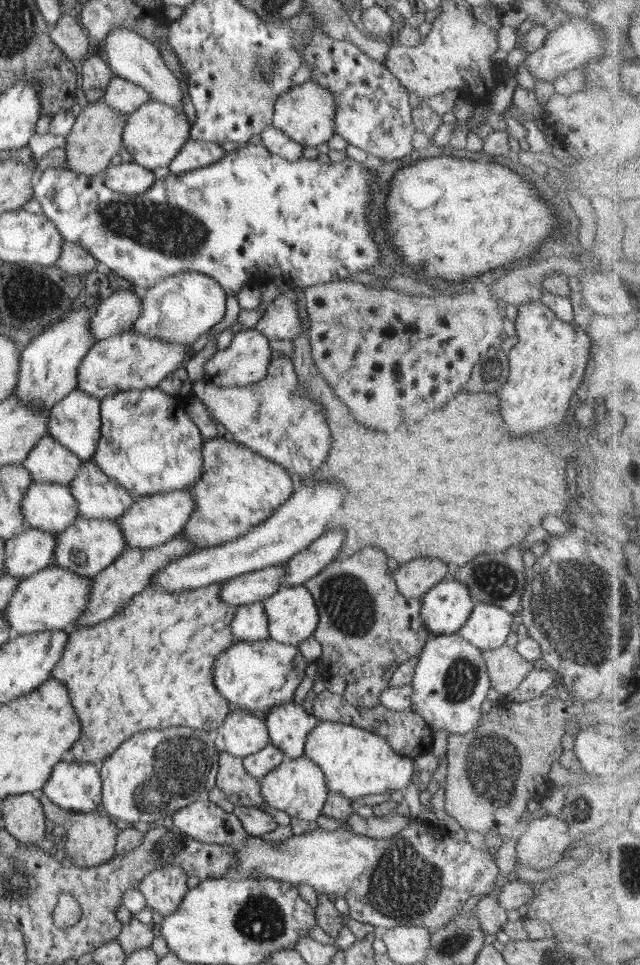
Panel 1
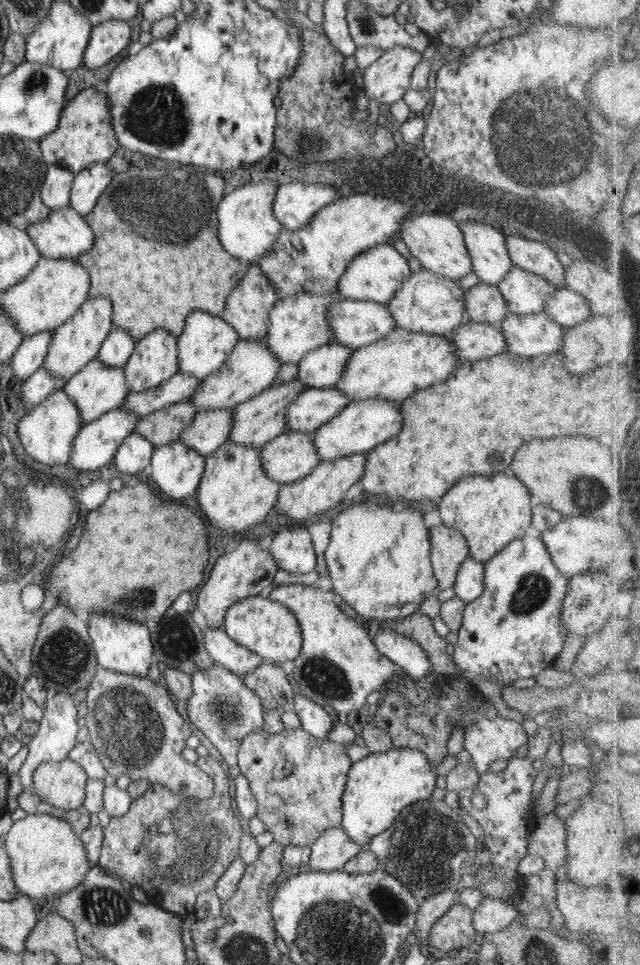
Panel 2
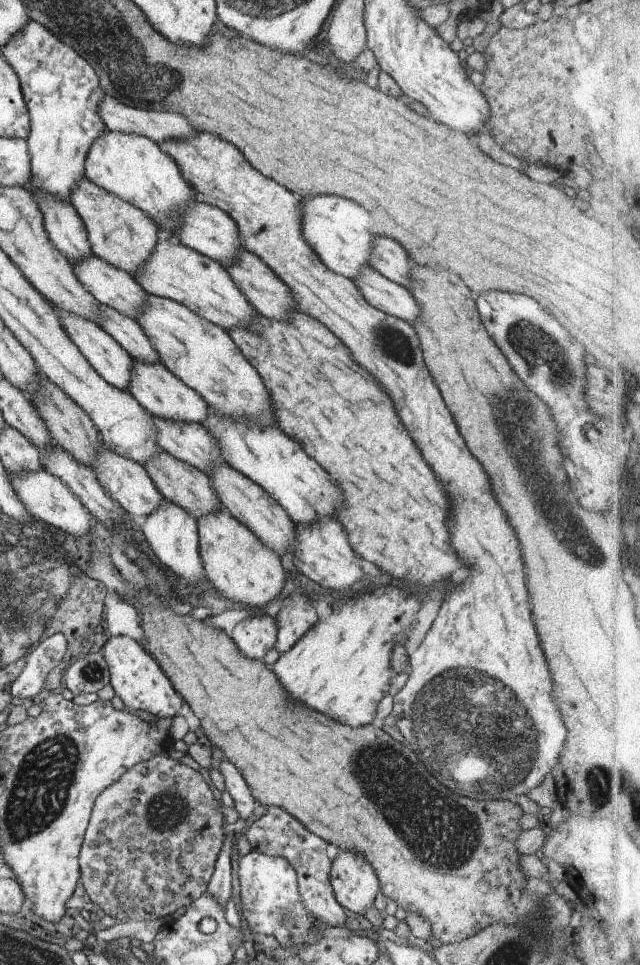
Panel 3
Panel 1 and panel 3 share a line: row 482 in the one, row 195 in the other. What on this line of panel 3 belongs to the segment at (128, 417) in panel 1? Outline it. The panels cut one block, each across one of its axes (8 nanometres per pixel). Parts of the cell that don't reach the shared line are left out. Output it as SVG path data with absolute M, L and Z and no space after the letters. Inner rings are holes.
M106 128L89 148L85 160L85 176L97 187L128 201L155 220L160 237L173 239L172 221L195 200L193 188L184 180L178 165L159 147L157 142L134 133L111 131Z

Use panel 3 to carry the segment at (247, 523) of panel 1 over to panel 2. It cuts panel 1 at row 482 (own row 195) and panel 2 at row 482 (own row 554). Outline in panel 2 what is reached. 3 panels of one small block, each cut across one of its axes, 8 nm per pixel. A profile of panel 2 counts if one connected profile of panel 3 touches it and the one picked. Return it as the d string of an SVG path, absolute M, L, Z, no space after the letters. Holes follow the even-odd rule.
M506 474L470 476L448 490L440 502L442 522L460 531L469 546L469 558L486 563L506 544L523 537L531 526L531 494L525 484Z

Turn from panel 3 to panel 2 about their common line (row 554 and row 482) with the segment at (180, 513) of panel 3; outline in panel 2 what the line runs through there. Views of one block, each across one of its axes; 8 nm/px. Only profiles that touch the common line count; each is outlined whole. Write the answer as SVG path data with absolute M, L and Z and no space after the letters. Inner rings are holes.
M178 440L155 447L147 472L164 496L191 502L204 469L204 456Z

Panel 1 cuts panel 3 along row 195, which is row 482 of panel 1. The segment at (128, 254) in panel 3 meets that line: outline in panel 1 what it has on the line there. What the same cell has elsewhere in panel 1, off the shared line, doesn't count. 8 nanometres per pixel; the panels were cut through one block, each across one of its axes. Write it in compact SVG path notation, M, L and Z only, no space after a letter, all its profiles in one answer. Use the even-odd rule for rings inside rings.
M91 459L82 462L78 474L69 484L72 496L78 502L78 516L82 518L100 518L100 520L115 520L132 506L134 496L110 480Z

